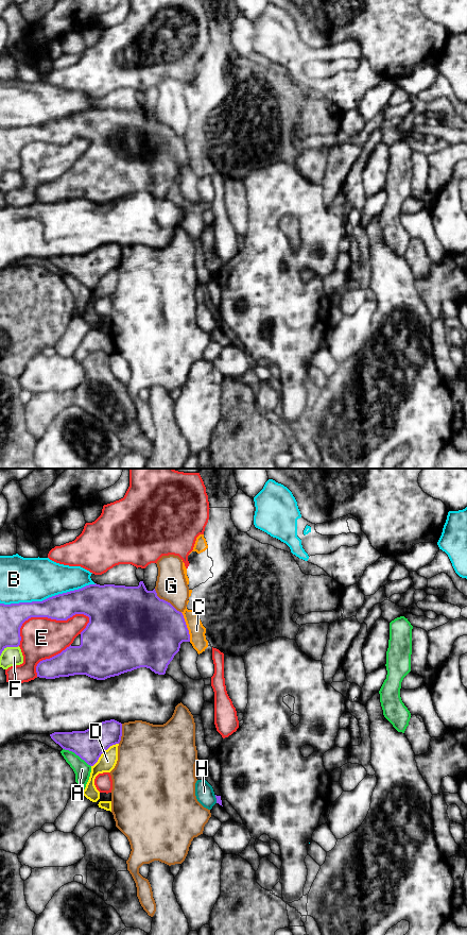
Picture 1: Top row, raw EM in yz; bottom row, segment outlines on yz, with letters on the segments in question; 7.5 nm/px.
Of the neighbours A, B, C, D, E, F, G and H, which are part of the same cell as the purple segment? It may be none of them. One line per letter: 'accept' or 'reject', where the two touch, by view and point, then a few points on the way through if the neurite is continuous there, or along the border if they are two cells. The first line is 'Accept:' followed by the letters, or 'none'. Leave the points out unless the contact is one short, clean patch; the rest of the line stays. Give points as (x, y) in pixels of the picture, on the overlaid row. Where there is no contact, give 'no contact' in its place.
Accept: C
A: reject; meets purple in yz at (76, 754)
B: reject; meets purple in yz at (49, 597)
C: accept; meets purple in yz at (186, 627)
D: reject; meets purple in yz at (103, 751)
E: reject; meets purple in yz at (45, 616)
F: reject; meets purple in yz at (7, 646)
G: reject; meets purple in yz at (165, 600)
H: reject; meets purple in yz at (217, 799); border along yz (214, 795), (217, 802)

